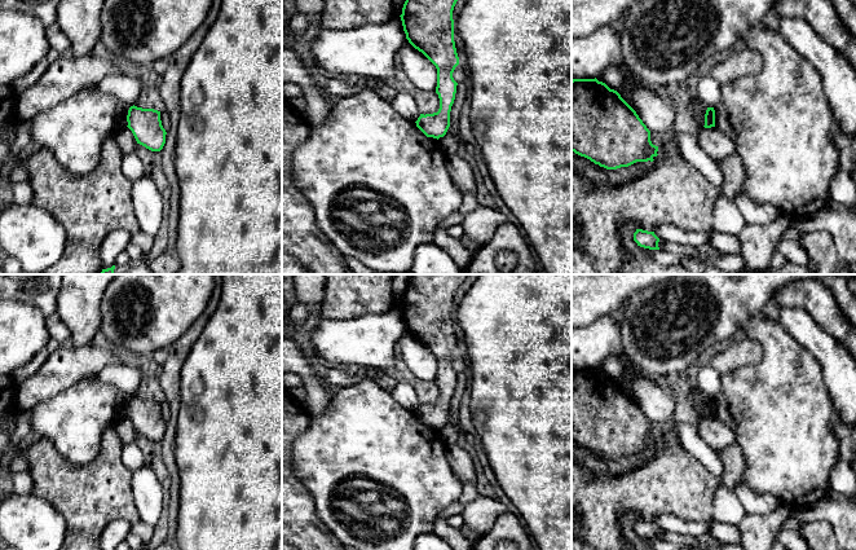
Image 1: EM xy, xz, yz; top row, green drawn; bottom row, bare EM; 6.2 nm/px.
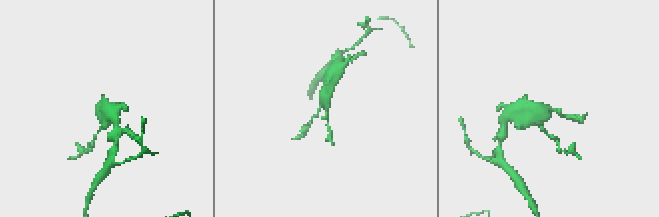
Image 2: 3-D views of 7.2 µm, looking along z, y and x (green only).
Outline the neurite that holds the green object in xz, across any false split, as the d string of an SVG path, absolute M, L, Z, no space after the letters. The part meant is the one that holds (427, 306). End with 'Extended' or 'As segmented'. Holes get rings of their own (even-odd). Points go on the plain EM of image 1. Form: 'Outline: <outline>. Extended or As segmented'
Outline: M411 274L409 286L403 294L401 311L409 333L422 342L437 358L436 383L440 388L440 399L433 404L420 404L416 417L433 428L444 427L450 417L450 401L455 390L458 373L453 368L459 347L454 331L453 300L468 274Z. As segmented

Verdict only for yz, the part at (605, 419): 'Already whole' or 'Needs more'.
Already whole

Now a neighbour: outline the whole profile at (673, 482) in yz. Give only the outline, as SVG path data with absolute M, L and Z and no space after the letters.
M672 431L663 434L644 465L618 476L595 475L572 459L572 550L625 550L622 518L627 512L648 522L663 514L685 522L712 520L716 490L720 487L733 490L738 484L745 484L747 474L746 459L737 443L718 453L723 462L719 478L689 454Z

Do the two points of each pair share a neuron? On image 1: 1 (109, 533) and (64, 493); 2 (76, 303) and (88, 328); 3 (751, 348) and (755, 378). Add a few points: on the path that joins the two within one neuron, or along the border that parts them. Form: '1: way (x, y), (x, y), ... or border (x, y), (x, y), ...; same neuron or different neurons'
1: border (131, 523), (124, 519), (113, 519), (100, 536); different neurons
2: way (80, 309), (83, 321); same neuron
3: border (760, 344), (762, 357), (757, 362), (724, 373); different neurons

